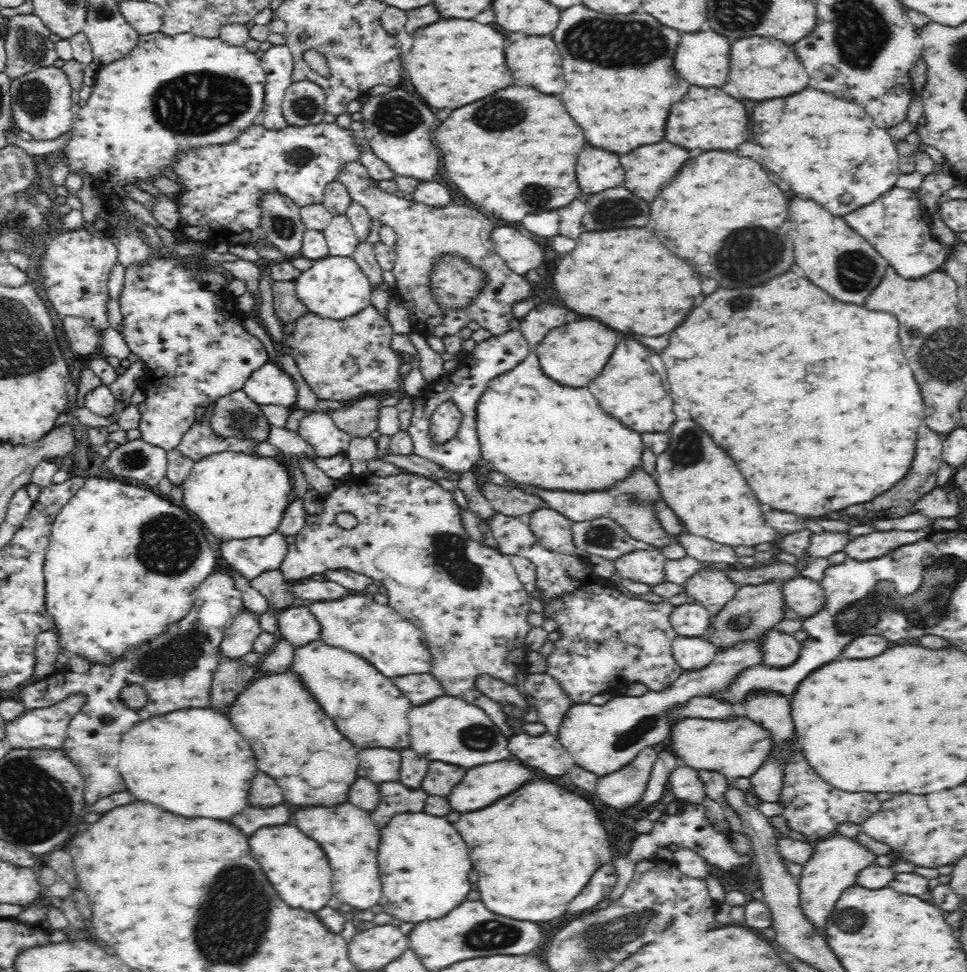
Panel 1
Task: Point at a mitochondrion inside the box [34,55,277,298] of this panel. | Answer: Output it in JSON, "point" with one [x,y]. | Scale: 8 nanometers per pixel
{"point":[197,103]}

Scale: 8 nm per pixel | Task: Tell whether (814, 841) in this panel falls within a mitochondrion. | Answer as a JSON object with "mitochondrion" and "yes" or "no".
{"mitochondrion":"no"}

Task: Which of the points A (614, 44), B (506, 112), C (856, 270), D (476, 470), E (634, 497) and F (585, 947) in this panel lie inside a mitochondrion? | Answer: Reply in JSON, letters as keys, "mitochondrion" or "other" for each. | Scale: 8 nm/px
{"A":"mitochondrion","B":"mitochondrion","C":"mitochondrion","D":"other","E":"mitochondrion","F":"mitochondrion"}

